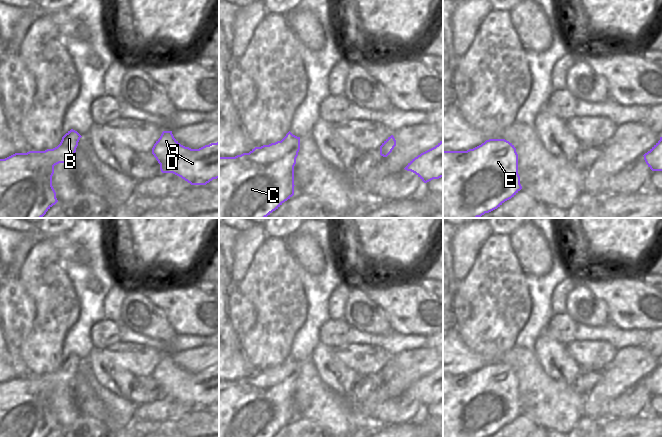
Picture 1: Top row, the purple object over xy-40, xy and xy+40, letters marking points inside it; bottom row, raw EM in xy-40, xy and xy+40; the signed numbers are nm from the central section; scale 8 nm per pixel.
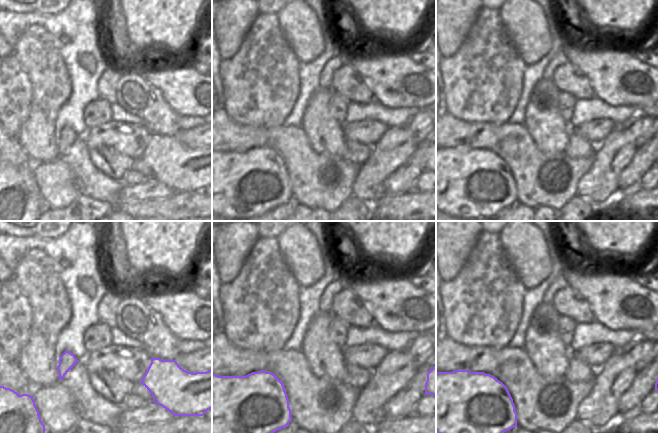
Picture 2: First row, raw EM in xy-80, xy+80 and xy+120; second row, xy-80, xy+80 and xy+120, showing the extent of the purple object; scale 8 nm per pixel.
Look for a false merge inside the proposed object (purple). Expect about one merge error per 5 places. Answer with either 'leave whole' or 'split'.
leave whole

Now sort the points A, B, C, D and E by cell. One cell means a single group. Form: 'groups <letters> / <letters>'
groups A B C D E

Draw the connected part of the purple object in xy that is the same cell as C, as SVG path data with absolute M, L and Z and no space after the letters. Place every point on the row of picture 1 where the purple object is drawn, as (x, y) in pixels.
M290 131L281 140L269 145L255 147L249 153L243 153L235 157L219 157L219 218L266 218L278 209L285 201L294 195L294 166L300 150L300 137L293 135Z

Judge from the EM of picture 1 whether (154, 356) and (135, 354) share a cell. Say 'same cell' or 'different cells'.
same cell

